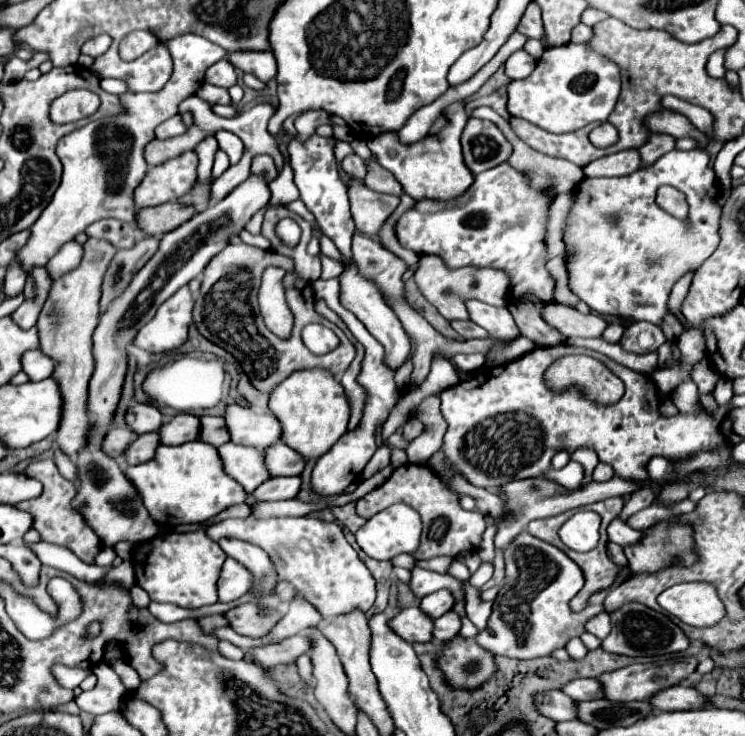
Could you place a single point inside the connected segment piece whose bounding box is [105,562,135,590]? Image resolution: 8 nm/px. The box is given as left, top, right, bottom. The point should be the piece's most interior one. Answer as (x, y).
(124, 572)

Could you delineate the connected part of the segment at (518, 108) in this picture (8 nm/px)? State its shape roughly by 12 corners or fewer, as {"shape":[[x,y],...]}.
{"shape":[[585,44],[547,48],[507,86],[511,116],[549,132],[603,122],[617,64]]}

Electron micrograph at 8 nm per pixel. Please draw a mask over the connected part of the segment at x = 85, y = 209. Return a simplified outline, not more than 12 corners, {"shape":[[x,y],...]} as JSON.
{"shape":[[163,44],[173,76],[59,140],[61,184],[15,258],[27,272],[97,220],[135,222],[145,144],[227,56]]}

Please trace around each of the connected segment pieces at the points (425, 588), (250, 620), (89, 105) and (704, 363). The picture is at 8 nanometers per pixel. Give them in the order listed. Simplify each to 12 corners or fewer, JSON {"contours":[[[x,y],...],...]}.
{"contours":[[[423,568],[411,570],[409,588],[417,598],[451,590],[455,602],[465,598],[463,580]],[[255,604],[223,612],[237,634],[261,638],[277,624],[281,612],[259,616]],[[71,90],[51,104],[51,120],[67,124],[91,116],[99,96]],[[707,358],[691,368],[699,396],[715,392],[719,374]]]}

